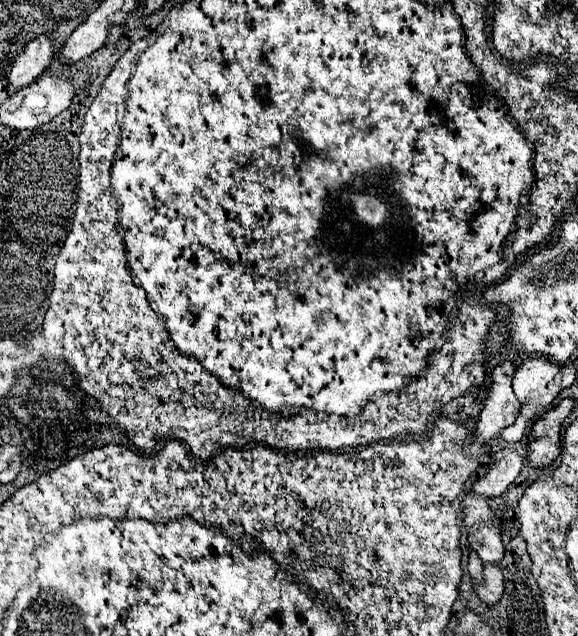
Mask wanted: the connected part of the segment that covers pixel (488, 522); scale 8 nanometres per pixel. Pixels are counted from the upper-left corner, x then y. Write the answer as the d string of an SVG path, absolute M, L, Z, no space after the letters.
M469 492L463 498L465 504L465 526L469 534L469 544L477 550L483 564L499 562L503 558L505 546L501 542L501 532L497 526L497 518L489 506L489 498Z

